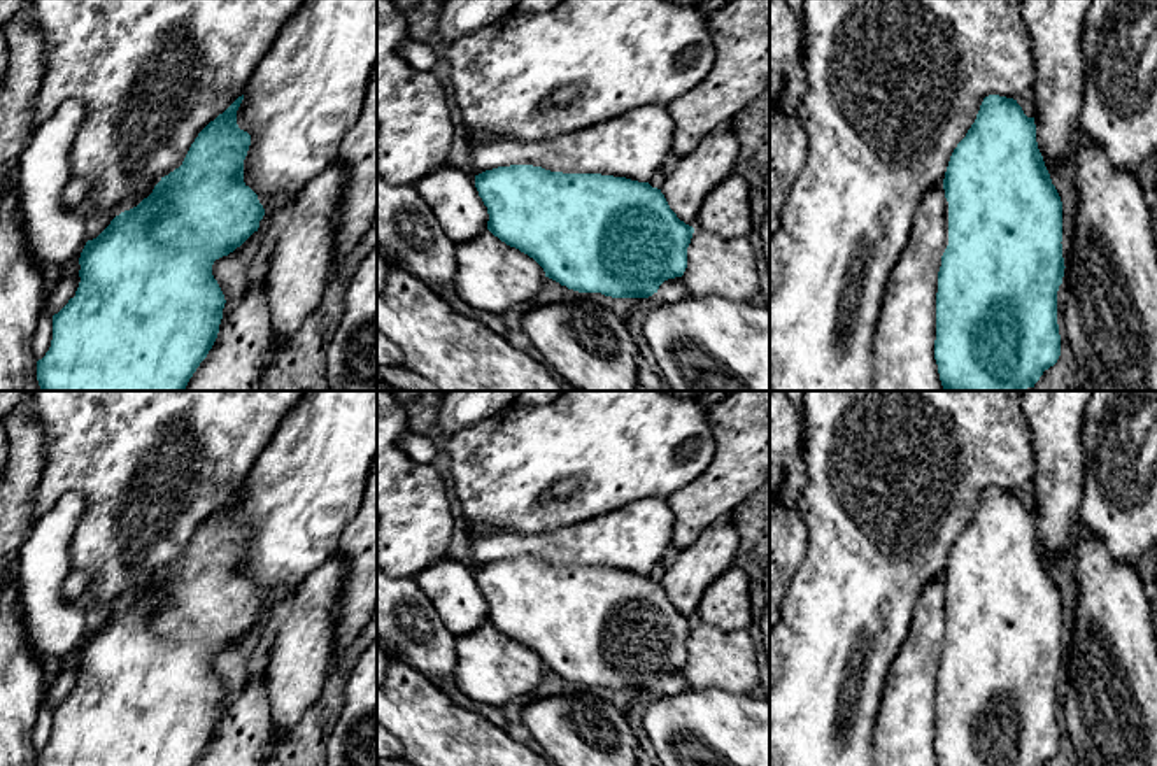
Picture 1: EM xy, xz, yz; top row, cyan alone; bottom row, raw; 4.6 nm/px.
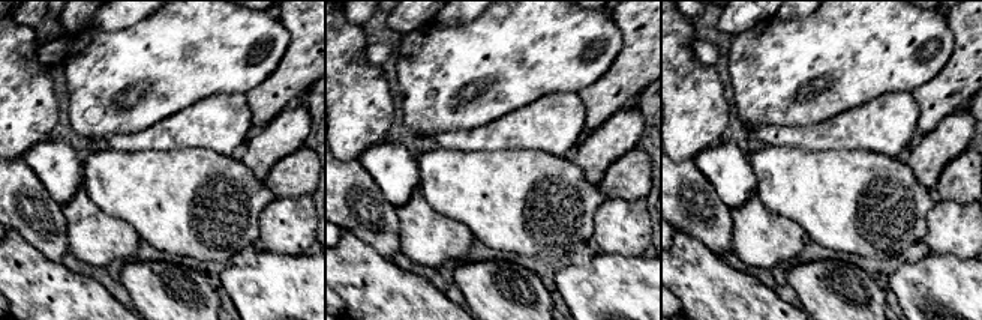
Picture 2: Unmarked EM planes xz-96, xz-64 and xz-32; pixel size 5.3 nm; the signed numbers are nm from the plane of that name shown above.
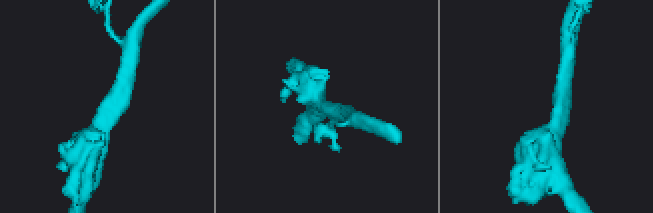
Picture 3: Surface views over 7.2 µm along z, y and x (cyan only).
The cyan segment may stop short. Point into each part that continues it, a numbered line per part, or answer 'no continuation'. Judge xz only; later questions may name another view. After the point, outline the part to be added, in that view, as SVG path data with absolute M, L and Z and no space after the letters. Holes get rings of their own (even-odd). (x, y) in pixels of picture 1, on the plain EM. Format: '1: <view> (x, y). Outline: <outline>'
no continuation

